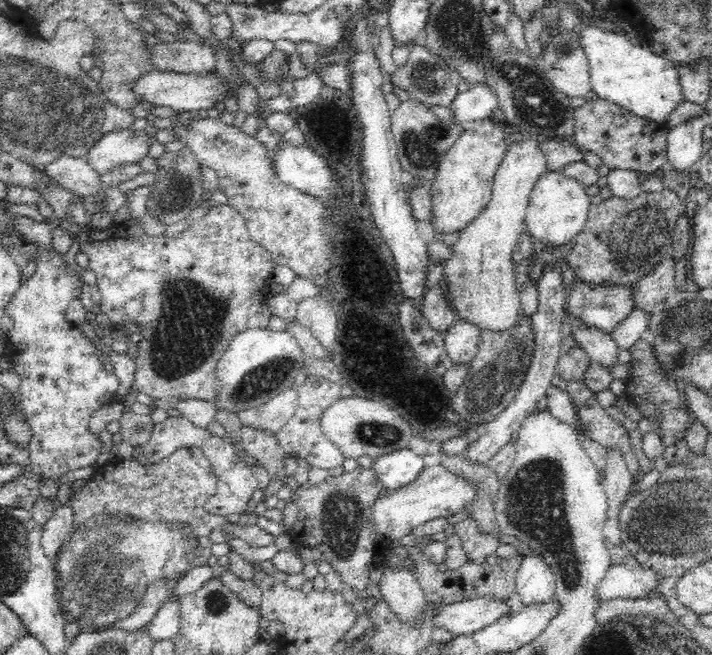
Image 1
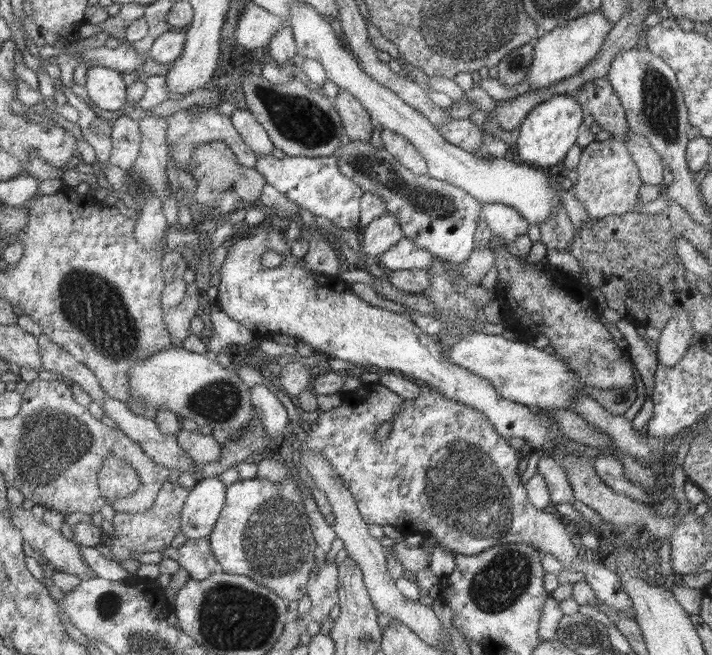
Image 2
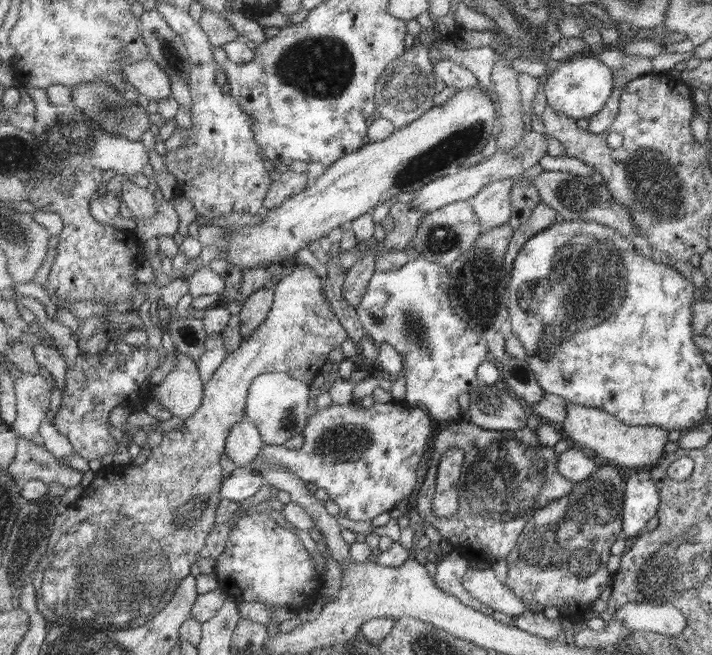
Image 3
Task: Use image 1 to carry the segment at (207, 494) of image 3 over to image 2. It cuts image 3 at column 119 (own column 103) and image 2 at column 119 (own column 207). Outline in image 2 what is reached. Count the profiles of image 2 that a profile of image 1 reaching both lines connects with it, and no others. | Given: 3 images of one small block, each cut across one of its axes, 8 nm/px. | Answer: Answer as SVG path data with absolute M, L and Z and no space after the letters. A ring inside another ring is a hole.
M114 453L106 455L100 472L100 490L108 500L127 498L136 493L140 486L138 471L128 461L116 457ZM166 481L161 490L158 491L158 496L154 499L152 507L146 509L144 513L134 514L116 511L110 521L116 529L116 535L104 534L104 536L110 537L110 552L118 560L126 560L126 558L135 558L134 554L142 554L142 552L162 553L162 550L170 548L174 536L180 532L182 506L185 506L189 494L190 487L185 488L177 482Z

